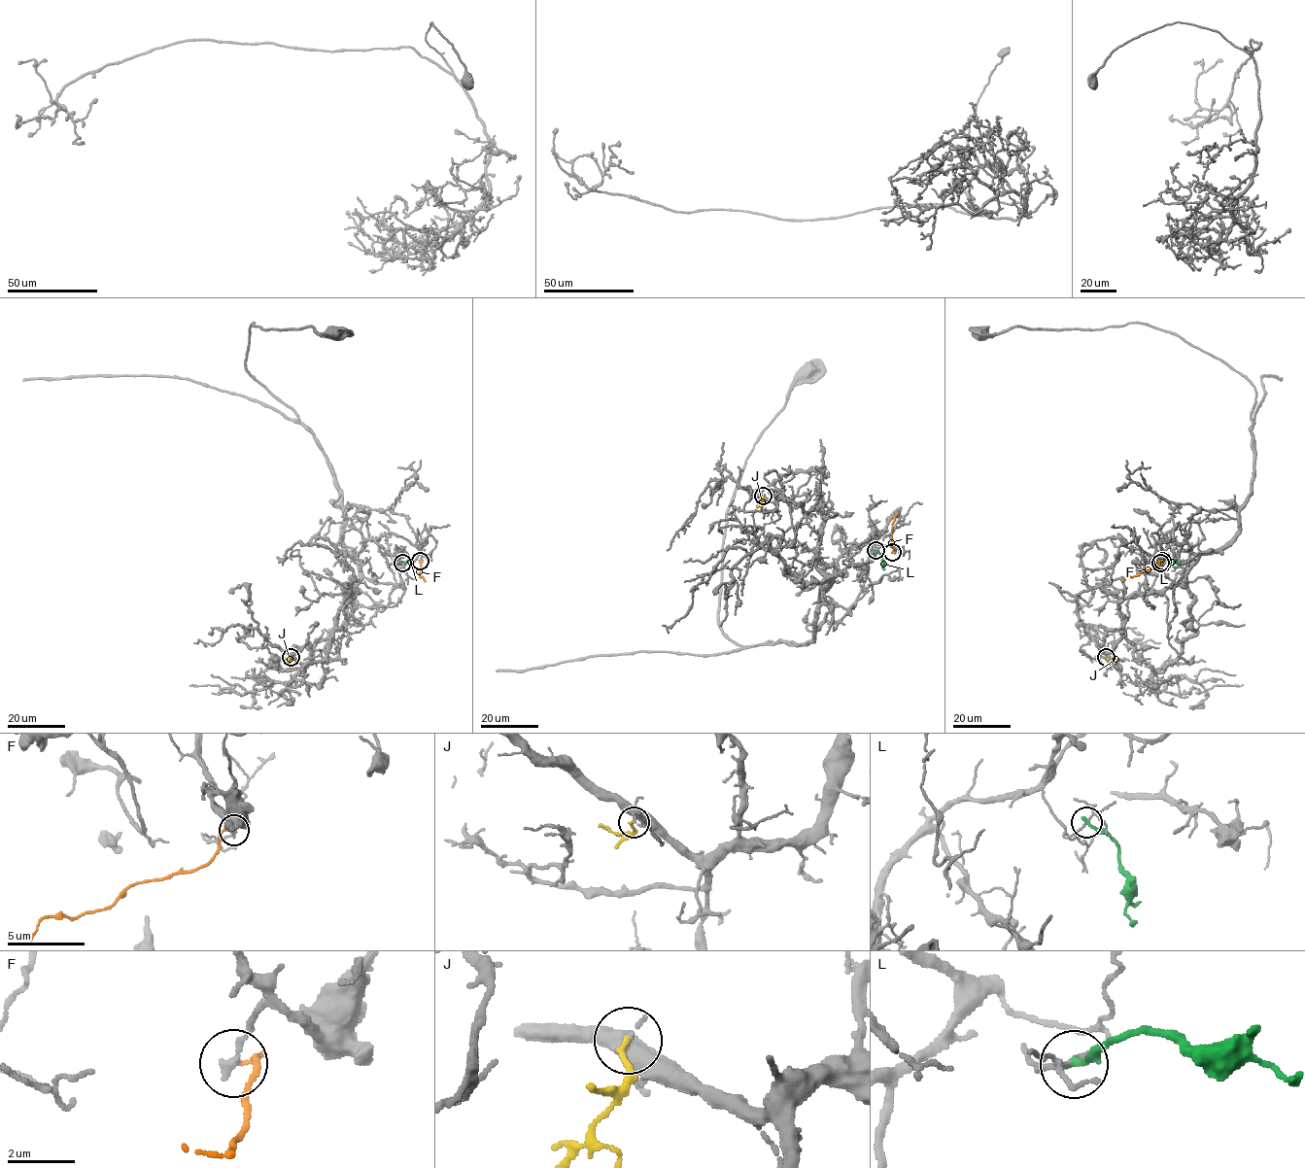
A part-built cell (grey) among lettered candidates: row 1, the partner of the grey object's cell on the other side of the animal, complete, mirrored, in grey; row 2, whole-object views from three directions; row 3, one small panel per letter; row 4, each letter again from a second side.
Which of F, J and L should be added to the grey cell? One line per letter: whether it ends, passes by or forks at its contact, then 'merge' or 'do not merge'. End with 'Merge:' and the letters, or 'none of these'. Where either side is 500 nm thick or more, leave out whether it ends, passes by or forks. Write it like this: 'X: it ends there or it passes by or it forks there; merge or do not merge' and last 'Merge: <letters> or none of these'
F: it ends there; do not merge
J: it ends there; merge
L: it ends there; do not merge
Merge: J

